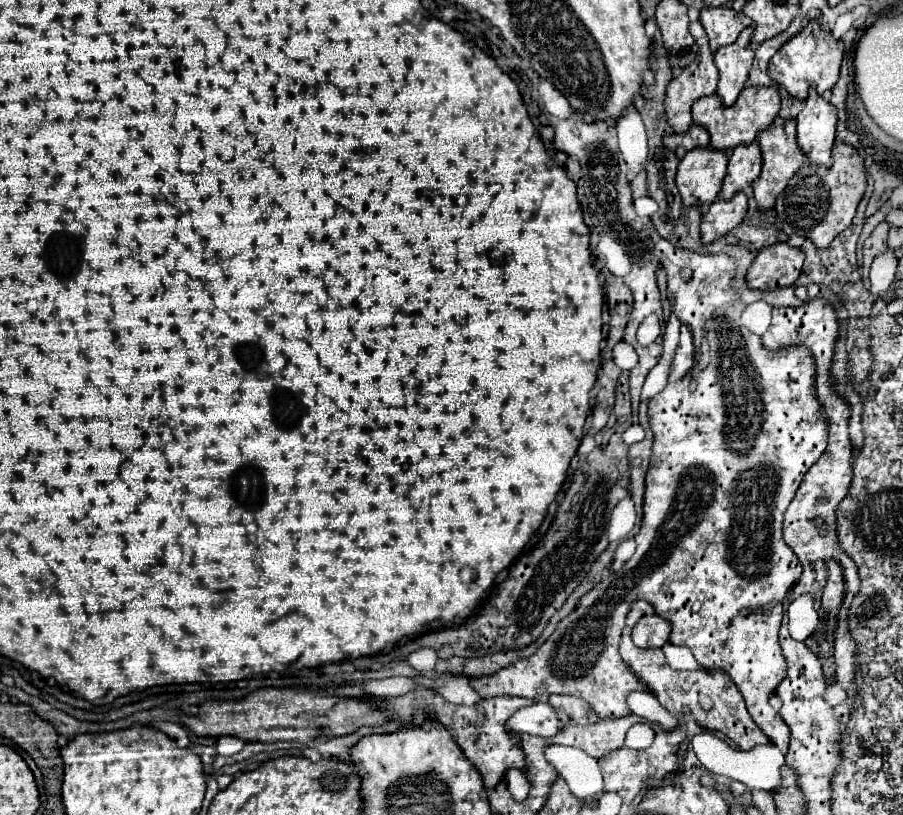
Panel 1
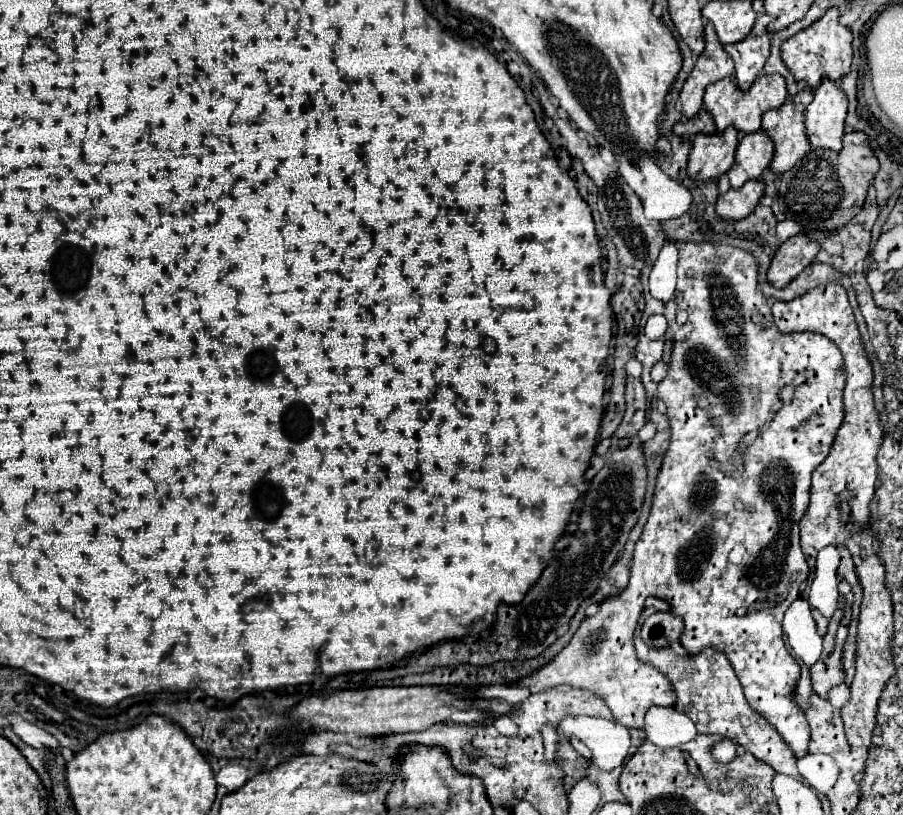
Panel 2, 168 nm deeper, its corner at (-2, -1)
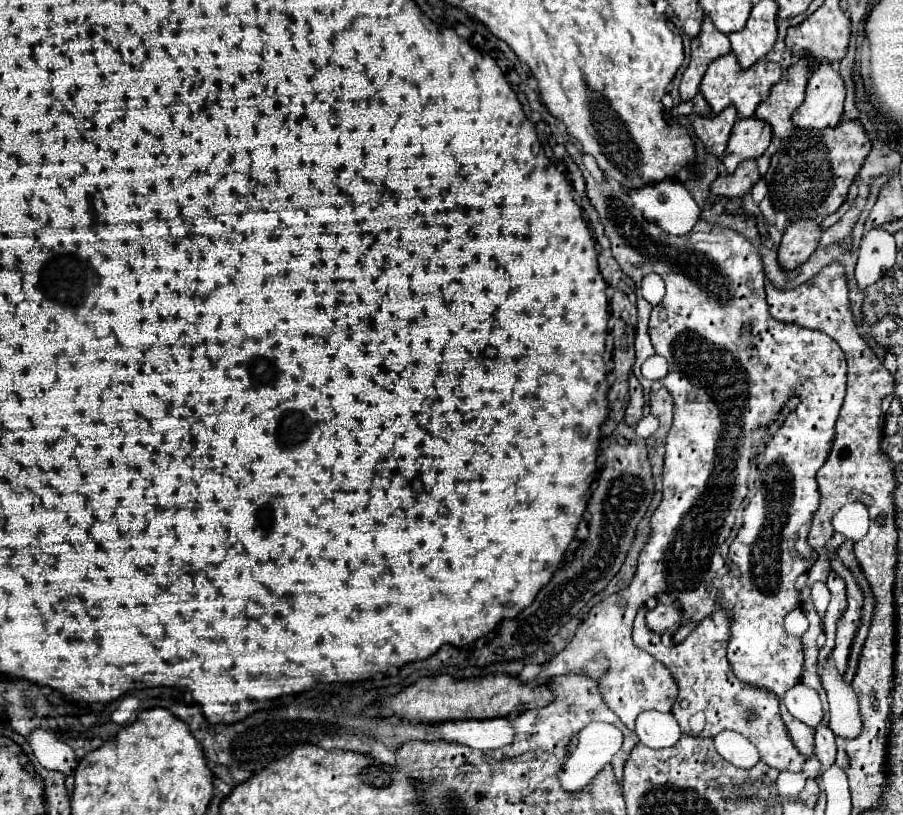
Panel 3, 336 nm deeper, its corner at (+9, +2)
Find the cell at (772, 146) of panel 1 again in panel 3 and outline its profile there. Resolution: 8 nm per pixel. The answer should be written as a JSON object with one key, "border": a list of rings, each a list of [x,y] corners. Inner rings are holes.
{"border":[[[802,58],[784,72],[782,80],[772,88],[768,100],[756,108],[754,116],[768,122],[776,138],[786,140],[788,136],[794,134],[792,114],[804,102],[806,82],[808,82],[808,62]]]}

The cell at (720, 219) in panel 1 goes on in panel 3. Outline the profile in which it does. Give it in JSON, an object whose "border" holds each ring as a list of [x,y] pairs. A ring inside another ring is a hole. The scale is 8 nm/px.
{"border":[[[742,162],[734,174],[720,174],[712,186],[710,192],[716,196],[744,196],[752,190],[752,186],[760,180],[756,162]]]}

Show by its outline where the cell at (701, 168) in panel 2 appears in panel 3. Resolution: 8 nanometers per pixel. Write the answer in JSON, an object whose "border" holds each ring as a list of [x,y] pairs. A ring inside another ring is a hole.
{"border":[[[730,106],[730,108],[722,110],[714,118],[696,116],[694,122],[692,122],[692,128],[694,128],[694,134],[702,140],[704,148],[720,158],[724,154],[724,150],[726,150],[726,144],[728,144],[728,138],[730,138],[730,130],[732,130],[736,120],[738,120],[736,108]]]}

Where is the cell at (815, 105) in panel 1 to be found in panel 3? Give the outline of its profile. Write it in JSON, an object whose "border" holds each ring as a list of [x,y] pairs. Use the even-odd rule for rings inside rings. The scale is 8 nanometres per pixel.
{"border":[[[822,62],[808,78],[806,100],[792,114],[794,126],[802,130],[834,128],[840,122],[844,106],[844,82],[832,64]]]}

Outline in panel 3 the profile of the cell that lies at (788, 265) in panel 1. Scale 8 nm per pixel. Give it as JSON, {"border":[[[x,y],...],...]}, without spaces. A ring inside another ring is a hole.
{"border":[[[810,220],[792,222],[784,230],[784,238],[778,248],[778,264],[782,266],[782,270],[794,270],[804,264],[816,250],[820,234],[820,228]]]}

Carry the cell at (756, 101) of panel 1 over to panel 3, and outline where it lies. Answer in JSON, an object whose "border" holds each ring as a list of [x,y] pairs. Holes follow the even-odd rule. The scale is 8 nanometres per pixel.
{"border":[[[726,54],[724,58],[718,58],[708,66],[708,70],[704,74],[704,80],[700,84],[700,94],[710,104],[714,114],[720,114],[728,106],[736,106],[740,118],[746,118],[746,116],[750,118],[750,116],[754,116],[756,106],[768,98],[772,86],[780,82],[780,76],[782,76],[782,68],[778,64],[760,60],[754,66],[744,70],[734,60],[734,54]]]}

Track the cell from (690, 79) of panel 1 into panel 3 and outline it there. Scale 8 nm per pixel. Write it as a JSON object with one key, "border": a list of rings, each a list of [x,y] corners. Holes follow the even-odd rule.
{"border":[[[704,18],[700,34],[692,40],[692,56],[690,64],[680,80],[680,98],[682,102],[692,100],[698,94],[700,82],[704,78],[704,72],[710,62],[716,58],[722,58],[730,54],[730,42],[728,36],[718,32],[710,18]]]}

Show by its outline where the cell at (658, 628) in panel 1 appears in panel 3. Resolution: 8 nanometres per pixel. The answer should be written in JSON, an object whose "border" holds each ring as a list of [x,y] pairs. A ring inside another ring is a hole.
{"border":[[[658,604],[656,608],[648,610],[646,614],[646,624],[652,632],[656,634],[674,634],[680,626],[680,620],[682,620],[682,614],[680,614],[680,608],[674,606],[674,604]]]}

